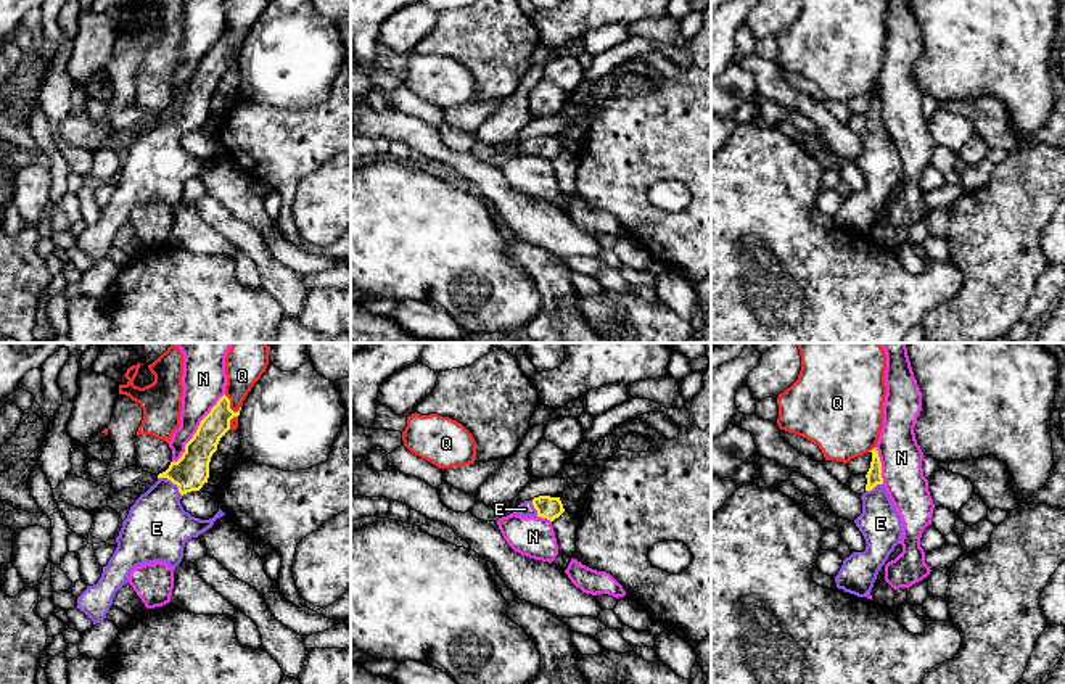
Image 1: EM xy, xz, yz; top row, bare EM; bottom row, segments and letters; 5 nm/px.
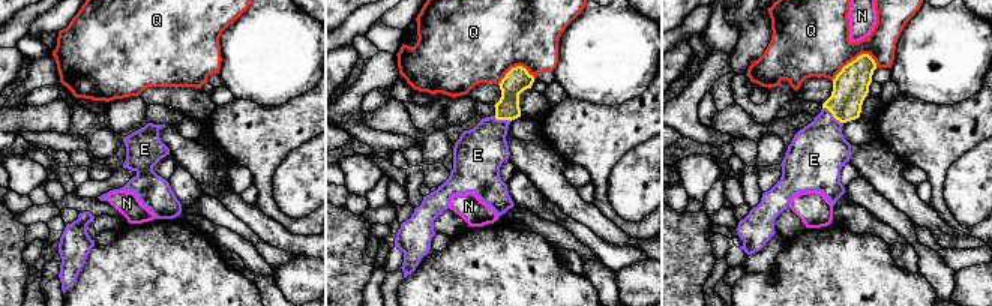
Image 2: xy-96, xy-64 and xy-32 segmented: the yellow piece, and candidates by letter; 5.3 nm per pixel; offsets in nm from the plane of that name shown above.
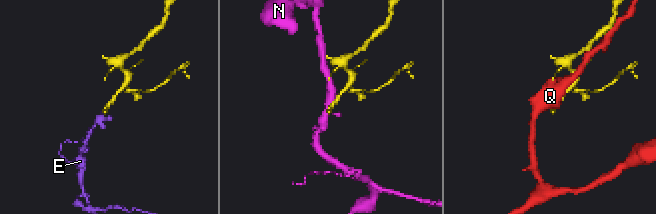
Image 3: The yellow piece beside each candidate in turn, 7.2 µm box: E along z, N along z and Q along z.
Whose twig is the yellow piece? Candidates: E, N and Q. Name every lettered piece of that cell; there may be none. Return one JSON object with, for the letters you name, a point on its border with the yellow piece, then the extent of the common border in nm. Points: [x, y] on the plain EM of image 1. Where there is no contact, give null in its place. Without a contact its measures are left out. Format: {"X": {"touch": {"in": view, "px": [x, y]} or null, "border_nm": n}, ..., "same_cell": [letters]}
{"E": {"touch": {"in": "xy", "px": [172, 121]}, "border_nm": 160}, "same_cell": ["E"]}

